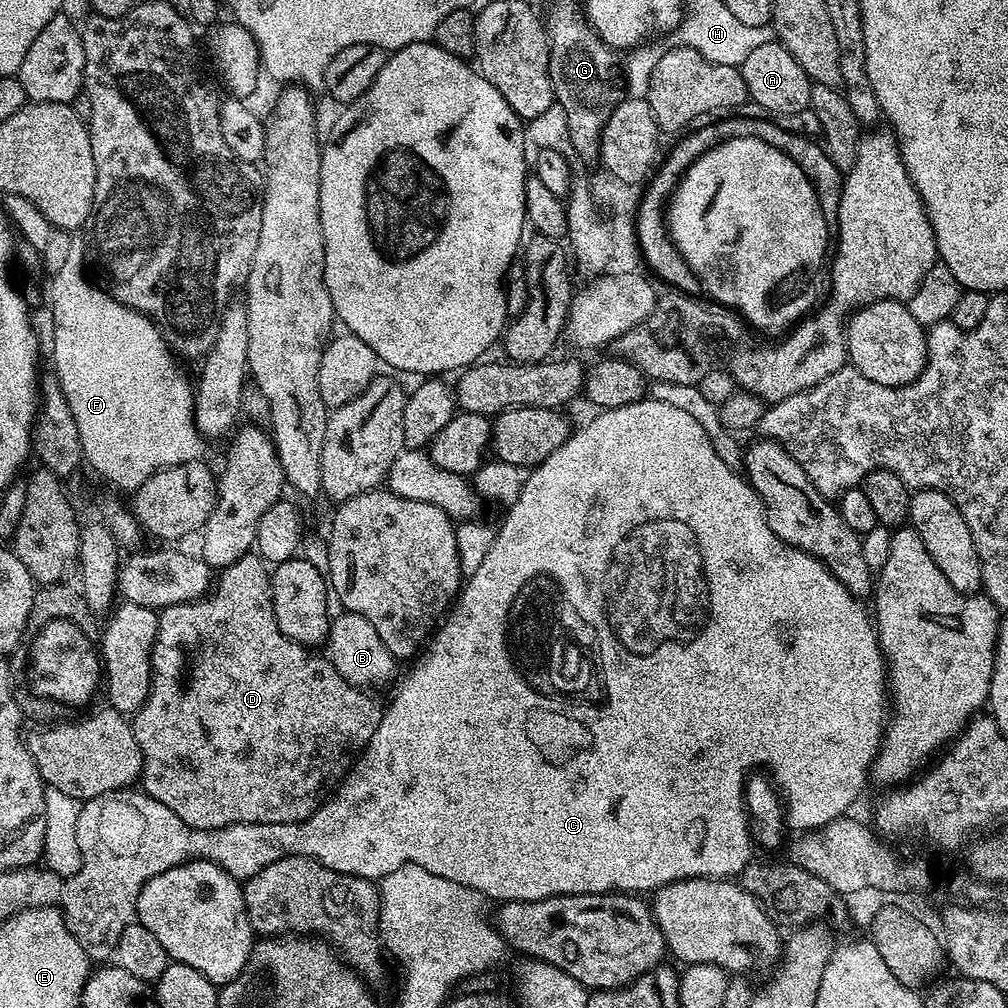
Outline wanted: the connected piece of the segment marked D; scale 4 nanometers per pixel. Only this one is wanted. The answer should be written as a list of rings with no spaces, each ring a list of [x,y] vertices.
[[[249,554],[238,558],[231,566],[223,569],[207,595],[188,603],[170,605],[159,613],[158,634],[152,647],[152,685],[144,705],[131,717],[134,738],[142,750],[144,770],[142,788],[150,798],[170,806],[182,822],[195,828],[221,828],[231,824],[300,824],[318,810],[321,803],[329,799],[330,793],[348,774],[348,769],[356,763],[364,747],[374,738],[378,722],[384,708],[375,700],[371,691],[355,688],[338,670],[334,670],[327,655],[318,653],[309,645],[294,642],[282,630],[274,618],[272,582],[270,568],[259,555]]]

